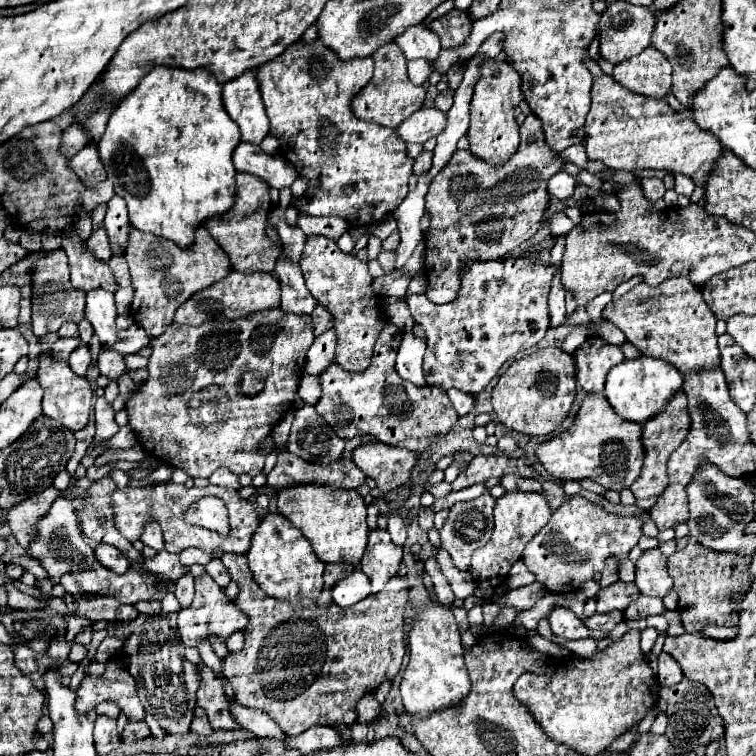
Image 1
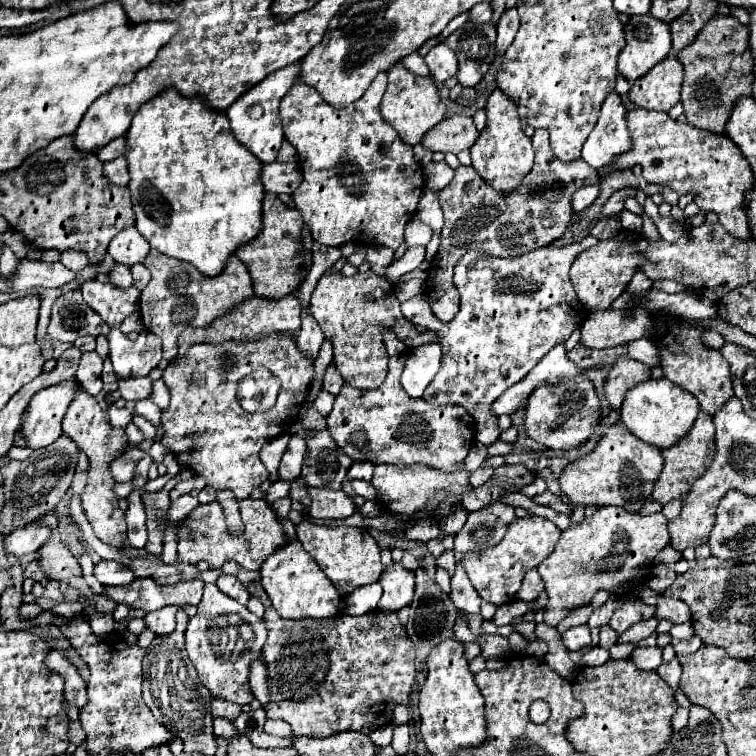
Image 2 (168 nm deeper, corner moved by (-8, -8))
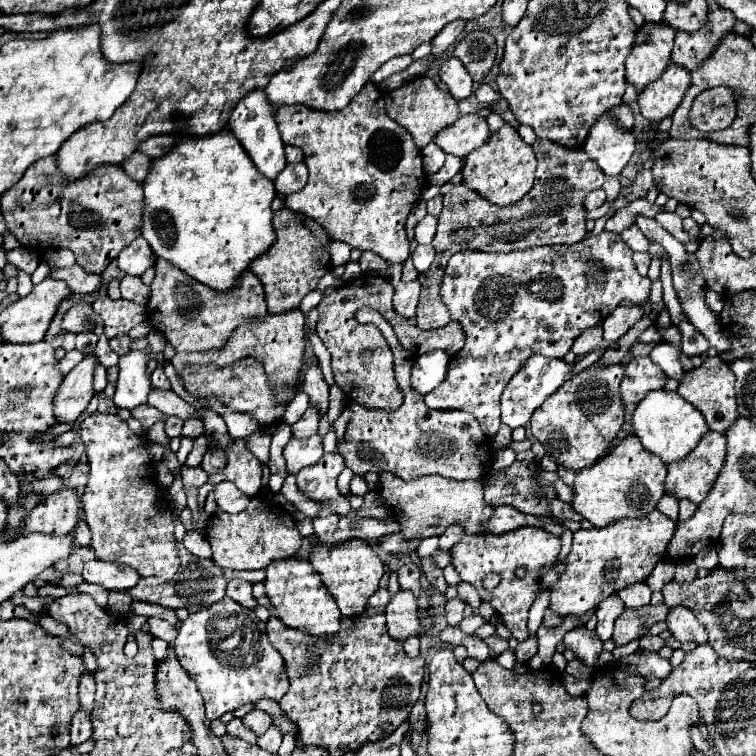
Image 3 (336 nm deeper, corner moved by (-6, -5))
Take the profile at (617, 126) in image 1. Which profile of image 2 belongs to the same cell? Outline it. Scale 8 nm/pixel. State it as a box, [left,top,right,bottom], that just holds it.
[615,108,755,240]

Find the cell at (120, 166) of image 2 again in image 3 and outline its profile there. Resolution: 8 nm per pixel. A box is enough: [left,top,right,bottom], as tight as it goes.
[123,151,151,181]

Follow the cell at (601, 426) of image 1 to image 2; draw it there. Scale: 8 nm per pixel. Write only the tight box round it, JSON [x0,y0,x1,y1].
[559,424,663,512]

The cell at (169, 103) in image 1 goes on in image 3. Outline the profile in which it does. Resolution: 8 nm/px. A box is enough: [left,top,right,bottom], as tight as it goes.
[141,131,275,291]

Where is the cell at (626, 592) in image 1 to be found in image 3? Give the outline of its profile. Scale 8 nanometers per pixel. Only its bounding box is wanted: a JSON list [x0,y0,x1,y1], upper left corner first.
[613,605,667,645]

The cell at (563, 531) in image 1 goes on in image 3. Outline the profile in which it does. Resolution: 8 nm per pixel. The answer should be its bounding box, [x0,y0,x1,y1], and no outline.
[549,511,677,617]

